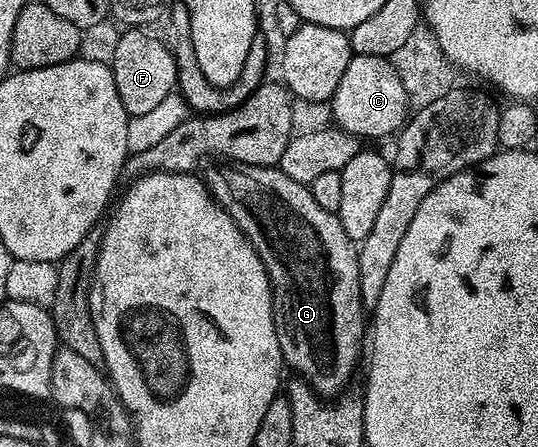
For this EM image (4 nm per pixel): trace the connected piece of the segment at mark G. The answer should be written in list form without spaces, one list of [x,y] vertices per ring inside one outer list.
[[[235,163],[217,164],[217,169],[212,169],[208,174],[203,174],[202,180],[208,187],[208,192],[212,194],[214,200],[222,206],[230,215],[230,219],[234,219],[234,223],[242,231],[242,235],[252,244],[254,251],[258,251],[258,255],[262,259],[262,263],[268,272],[268,278],[272,284],[272,314],[274,315],[274,323],[276,324],[276,334],[278,335],[278,343],[280,344],[280,356],[283,364],[293,369],[293,374],[299,375],[303,380],[311,385],[314,392],[320,394],[325,399],[335,398],[337,395],[343,394],[349,388],[348,385],[352,381],[352,376],[356,373],[356,364],[360,361],[360,344],[366,341],[366,310],[362,299],[360,298],[360,279],[358,277],[358,248],[357,242],[350,239],[350,235],[346,235],[346,231],[342,227],[339,216],[330,211],[326,211],[326,207],[318,207],[311,188],[302,183],[298,183],[294,179],[290,179],[290,175],[286,175],[279,167],[267,165],[266,167],[254,167],[253,165],[237,165]]]

